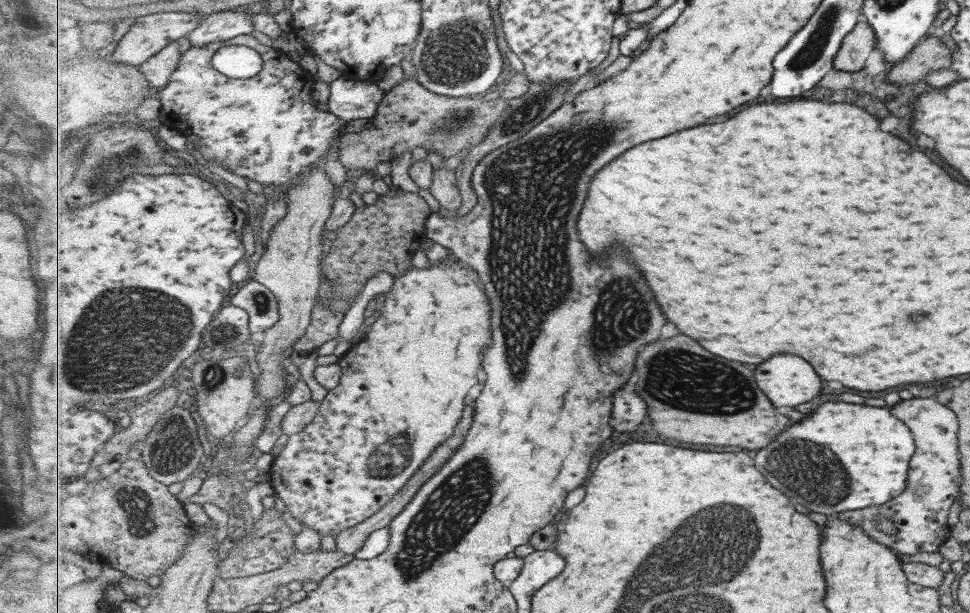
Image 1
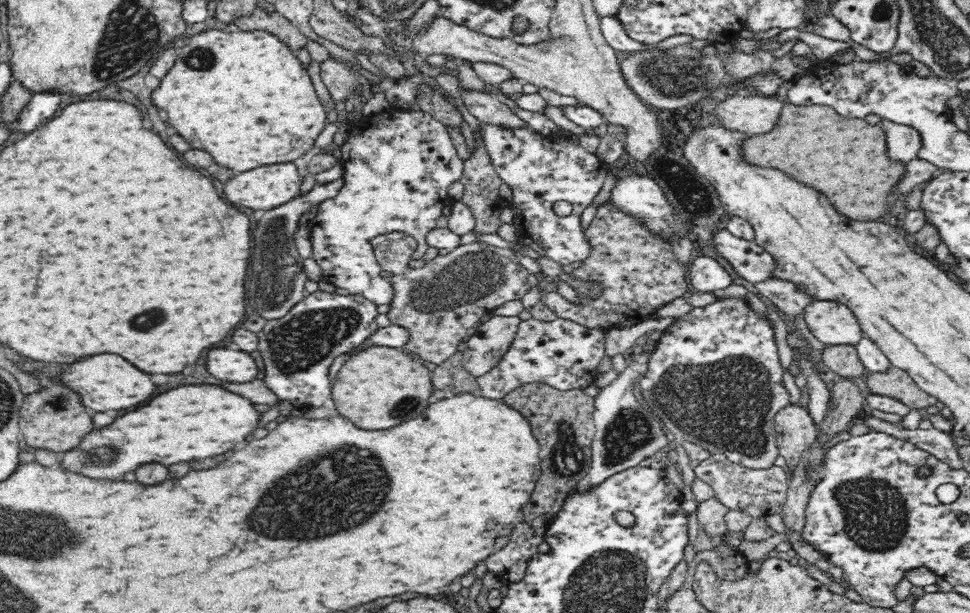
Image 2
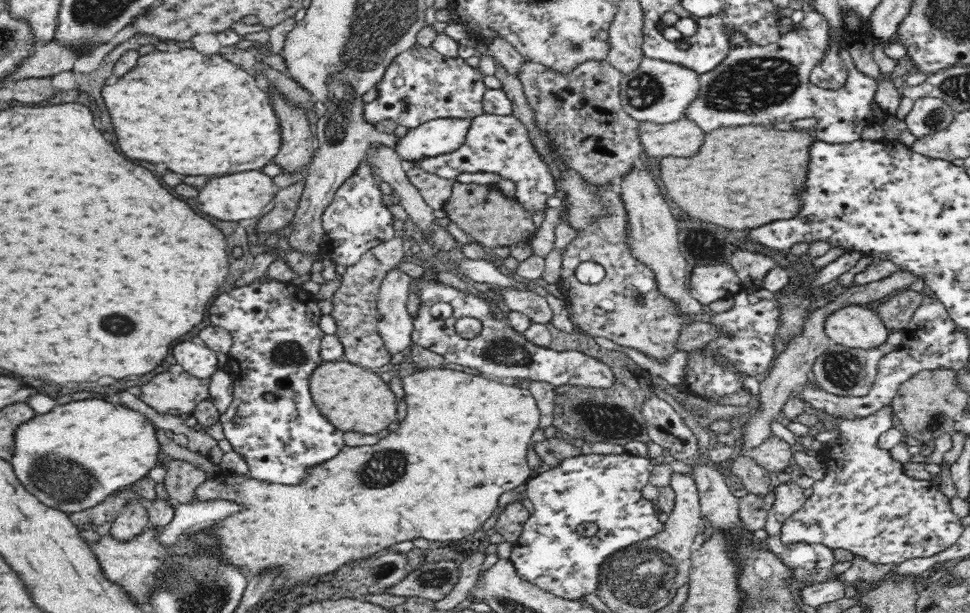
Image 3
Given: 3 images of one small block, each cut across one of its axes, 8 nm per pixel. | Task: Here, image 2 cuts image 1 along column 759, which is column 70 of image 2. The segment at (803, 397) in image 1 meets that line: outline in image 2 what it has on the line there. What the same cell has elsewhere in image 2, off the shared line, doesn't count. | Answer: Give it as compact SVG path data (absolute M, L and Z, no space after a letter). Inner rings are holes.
M100 354L88 360L80 360L62 370L62 380L70 388L80 392L86 408L96 412L126 410L132 406L140 406L156 394L156 384L150 380L150 376L140 372L136 366L132 366L128 360L116 354Z

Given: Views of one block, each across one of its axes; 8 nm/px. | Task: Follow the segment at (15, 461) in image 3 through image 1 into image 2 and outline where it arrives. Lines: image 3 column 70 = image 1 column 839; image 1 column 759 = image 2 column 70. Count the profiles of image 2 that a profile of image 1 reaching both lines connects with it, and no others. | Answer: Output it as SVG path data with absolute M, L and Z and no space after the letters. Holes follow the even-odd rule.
M219 385L178 386L156 396L146 406L128 412L114 424L84 436L75 449L64 453L61 464L92 478L118 480L122 474L148 462L168 466L224 454L238 442L246 444L246 438L258 428L260 418L262 413L255 404Z

